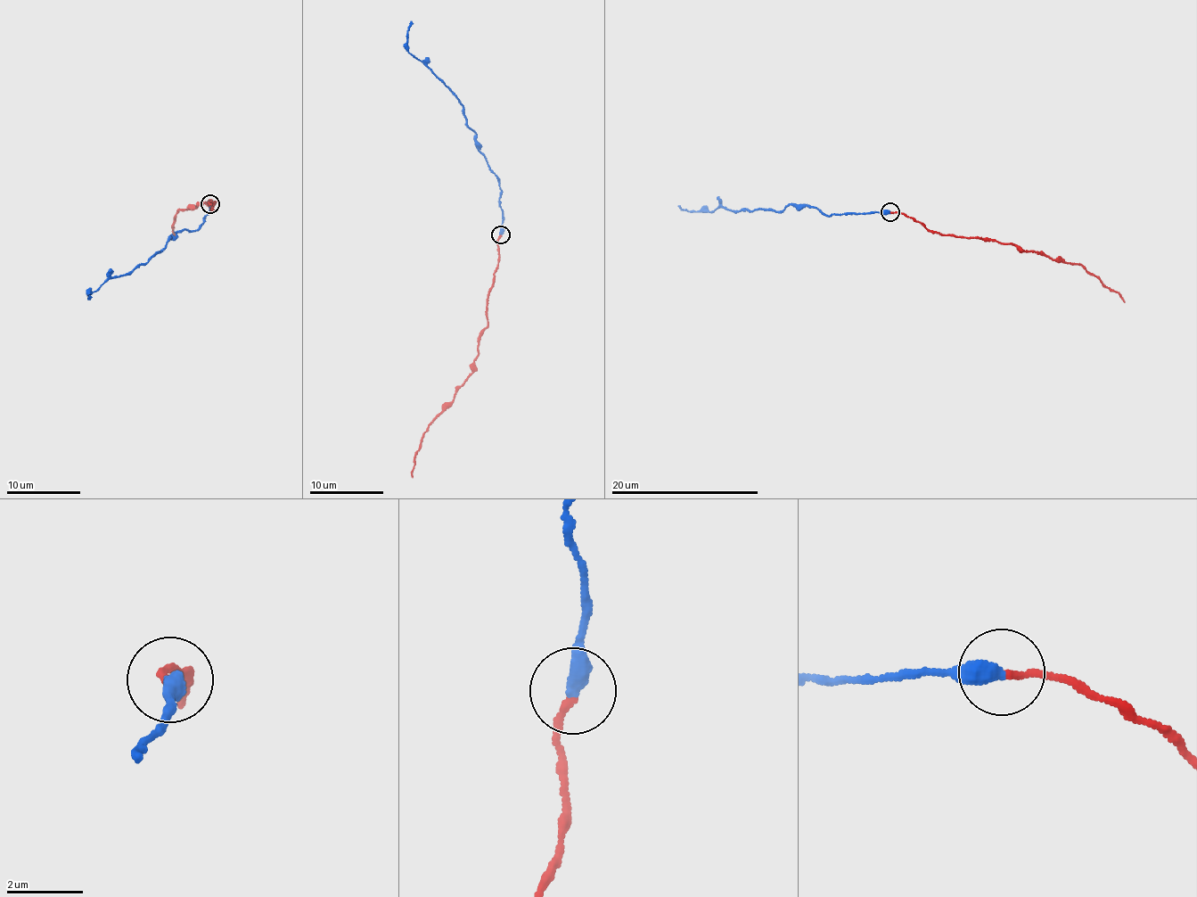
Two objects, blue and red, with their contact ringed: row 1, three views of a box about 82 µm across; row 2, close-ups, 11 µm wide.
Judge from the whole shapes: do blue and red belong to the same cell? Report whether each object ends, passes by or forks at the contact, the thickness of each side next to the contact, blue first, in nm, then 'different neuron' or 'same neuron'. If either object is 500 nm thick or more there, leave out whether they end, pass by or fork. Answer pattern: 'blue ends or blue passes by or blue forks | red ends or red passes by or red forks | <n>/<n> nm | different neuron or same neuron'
blue ends | red ends | 480/180 nm | same neuron

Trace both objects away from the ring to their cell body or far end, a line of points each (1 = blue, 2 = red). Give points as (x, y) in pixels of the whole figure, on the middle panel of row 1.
1: (501, 234), (500, 178), (482, 152), (476, 133), (467, 127), (463, 105), (407, 51), (412, 20)
2: (501, 234), (487, 291), (487, 326), (479, 339), (475, 368), (428, 426), (415, 456), (413, 478)

